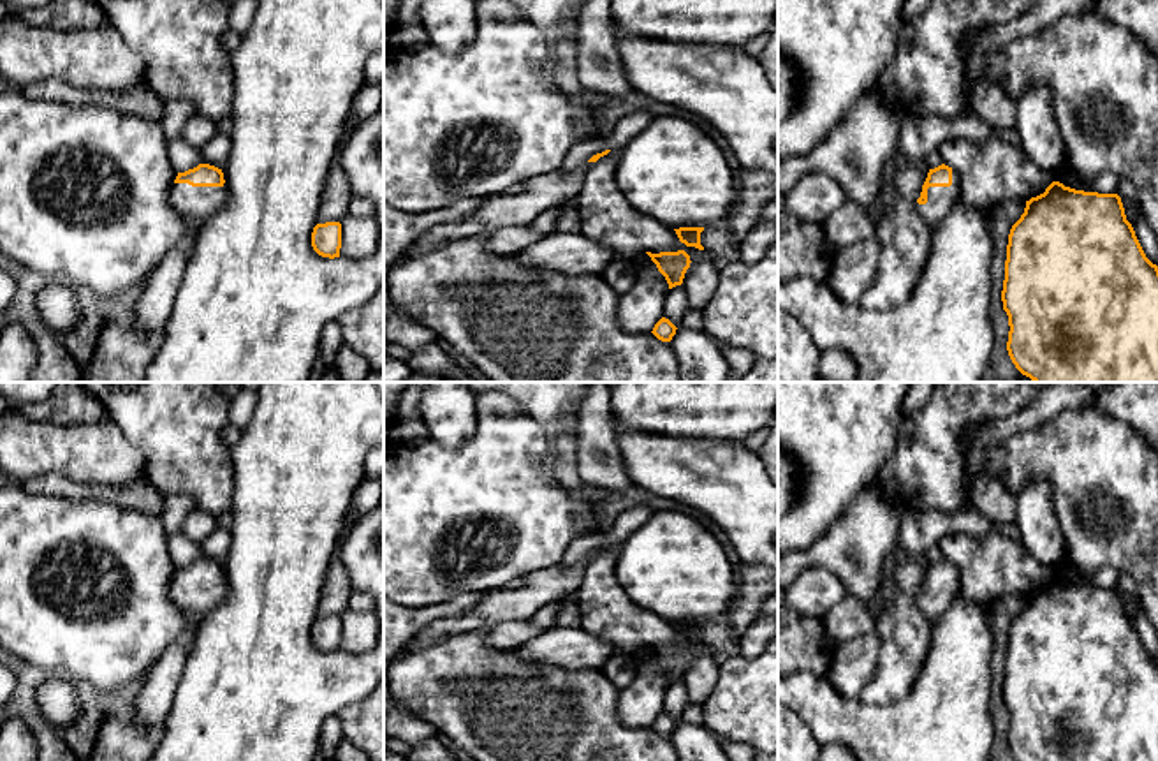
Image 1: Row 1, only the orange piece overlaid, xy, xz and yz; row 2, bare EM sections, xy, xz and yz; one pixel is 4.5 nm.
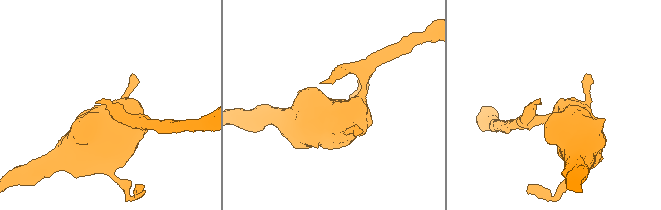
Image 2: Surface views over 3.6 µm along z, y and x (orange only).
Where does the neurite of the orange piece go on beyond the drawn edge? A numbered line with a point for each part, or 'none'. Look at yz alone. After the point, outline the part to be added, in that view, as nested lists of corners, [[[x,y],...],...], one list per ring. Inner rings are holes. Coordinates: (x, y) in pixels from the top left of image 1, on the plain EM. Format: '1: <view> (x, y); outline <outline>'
1: yz (940, 594); outline [[[952,564],[950,581],[929,581],[927,597],[919,599],[917,604],[929,620],[936,620],[945,613],[961,594],[961,573],[956,564]]]

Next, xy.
1: xy (199, 598); outline [[[172,578],[171,581],[171,599],[195,615],[204,615],[220,606],[225,594],[225,581],[192,581],[188,578]]]

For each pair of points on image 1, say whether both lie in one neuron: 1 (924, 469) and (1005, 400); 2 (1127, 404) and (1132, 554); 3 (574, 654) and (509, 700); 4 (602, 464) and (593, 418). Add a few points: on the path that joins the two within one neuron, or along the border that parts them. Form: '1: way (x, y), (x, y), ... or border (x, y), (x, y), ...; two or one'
1: way (933, 444), (981, 400); one
2: border (1090, 407), (1127, 421), (1139, 432); two
3: border (520, 654), (567, 668), (597, 668), (600, 672); two
4: way (597, 453), (595, 428); one

